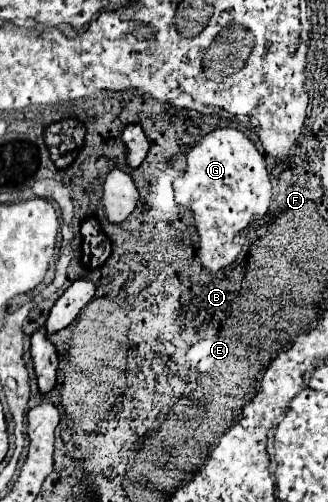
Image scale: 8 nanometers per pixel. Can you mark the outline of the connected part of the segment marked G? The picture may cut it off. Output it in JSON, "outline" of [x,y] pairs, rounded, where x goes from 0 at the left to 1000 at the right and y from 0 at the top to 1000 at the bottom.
{"outline":[[[659,255],[622,267],[567,303],[567,343],[530,359],[530,394],[585,418],[604,458],[604,514],[640,546],[707,526],[732,506],[750,454],[811,426],[823,363],[805,311],[713,255]]]}

